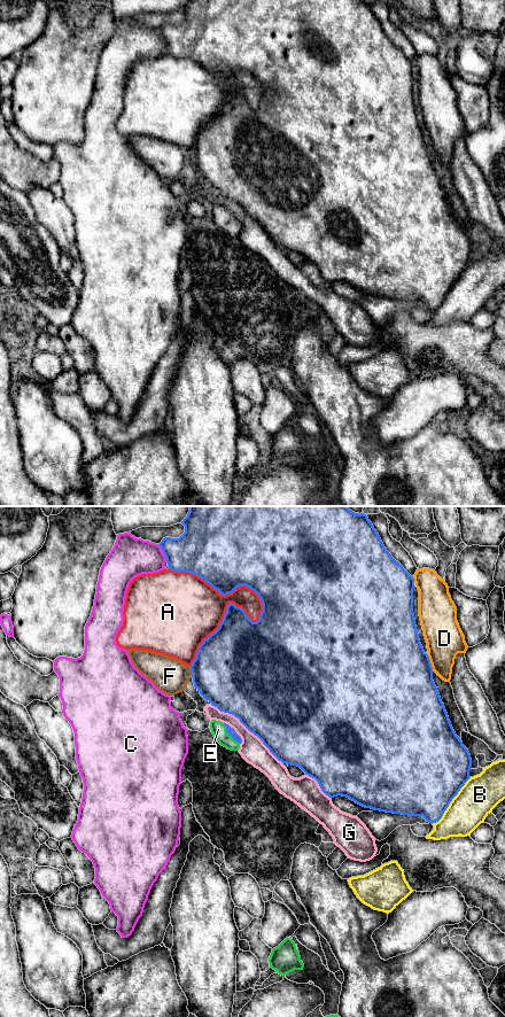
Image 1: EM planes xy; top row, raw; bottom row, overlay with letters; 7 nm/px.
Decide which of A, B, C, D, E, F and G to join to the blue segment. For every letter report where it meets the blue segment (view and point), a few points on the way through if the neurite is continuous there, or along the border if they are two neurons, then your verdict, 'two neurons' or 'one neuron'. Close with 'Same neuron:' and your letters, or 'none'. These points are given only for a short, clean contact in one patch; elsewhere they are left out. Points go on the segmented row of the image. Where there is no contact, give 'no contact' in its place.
A: meets blue in xy at (263, 610); two neurons
B: meets blue in xy at (450, 801); two neurons
C: meets blue in xy at (163, 552); border along xy (157, 544), (166, 561); two neurons
D: meets blue in xy at (429, 662); two neurons
E: meets blue in xy at (228, 734); runs through xy (231, 731), (228, 734), (218, 729); one neuron
F: meets blue in xy at (191, 670); two neurons
G: meets blue in xy at (248, 729); two neurons
Same neuron: E

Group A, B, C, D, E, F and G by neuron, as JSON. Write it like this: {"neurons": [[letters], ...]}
{"neurons": [["A"], ["B"], ["C"], ["D"], ["E"], ["F"], ["G"]]}

